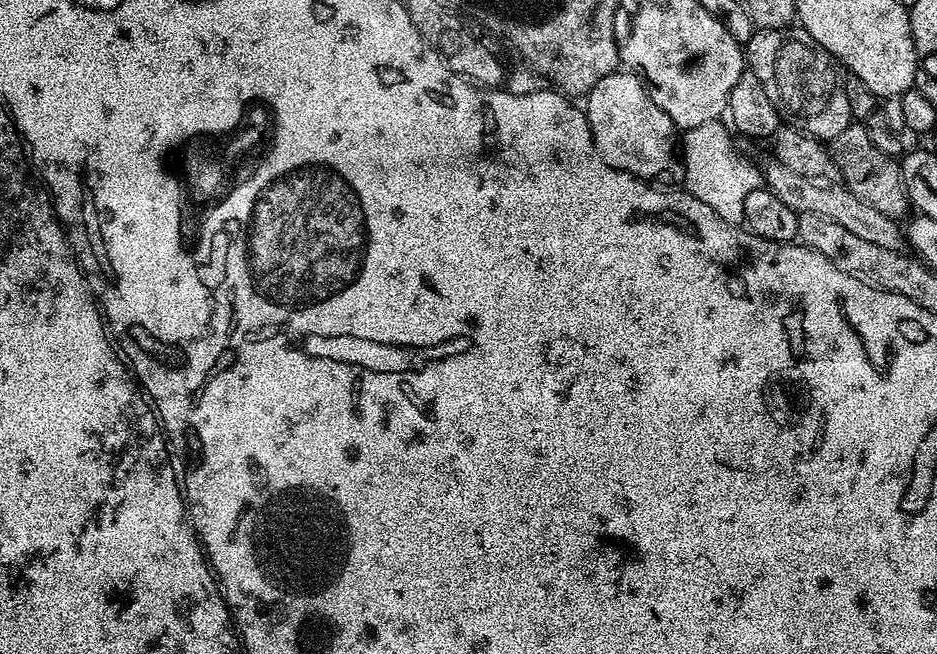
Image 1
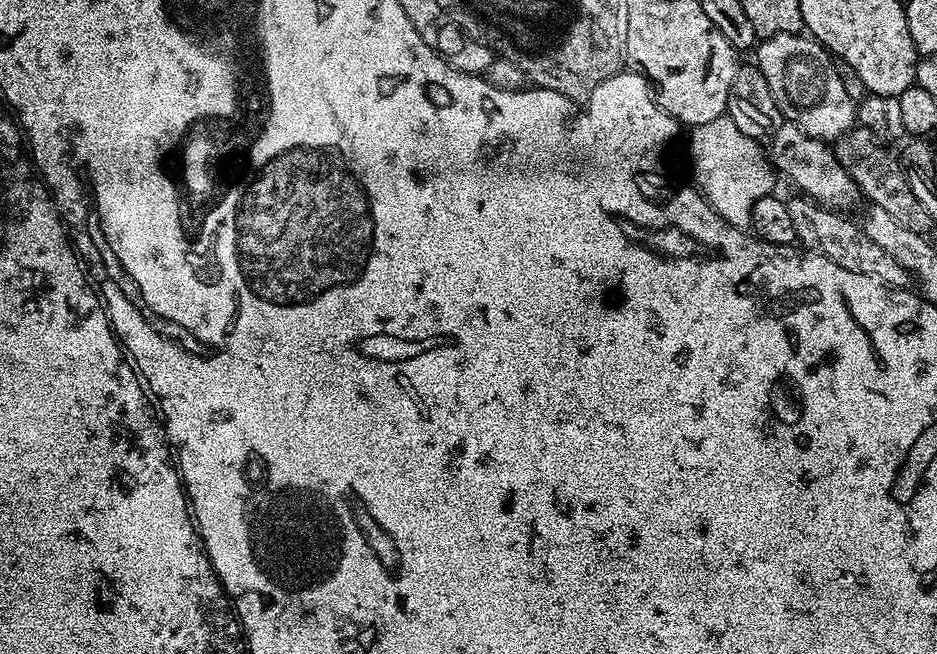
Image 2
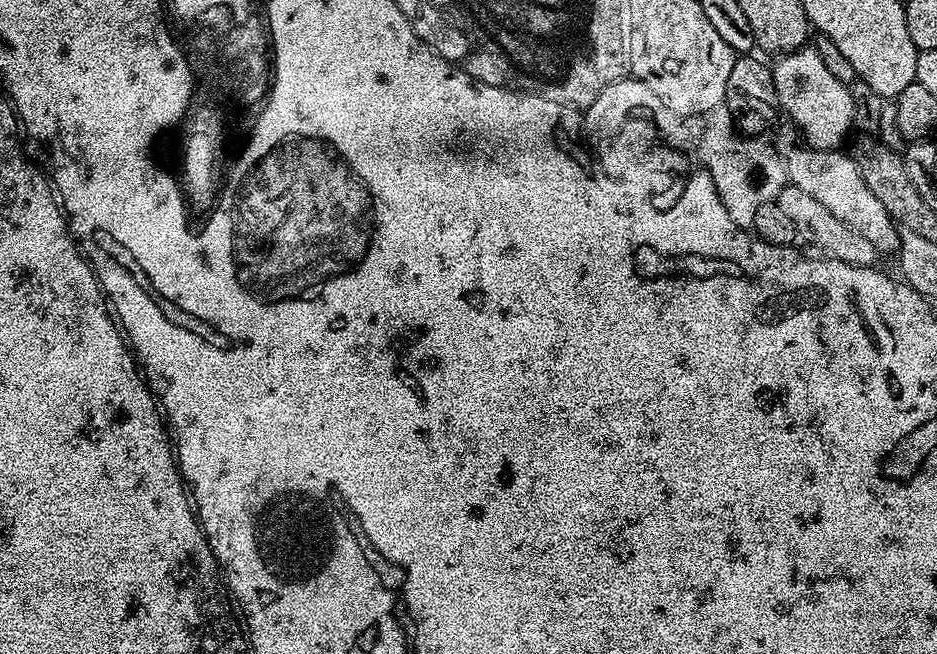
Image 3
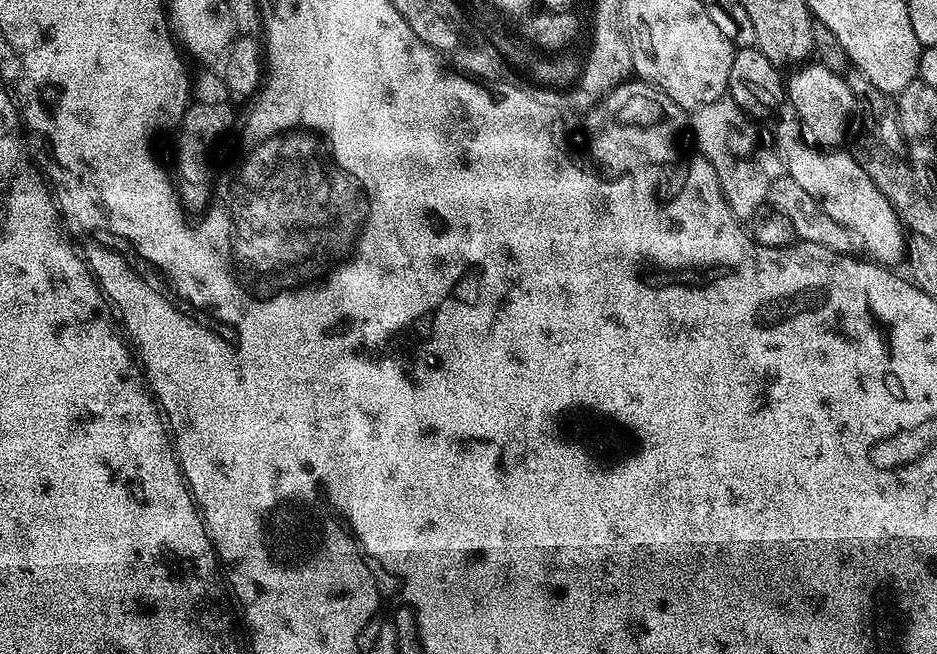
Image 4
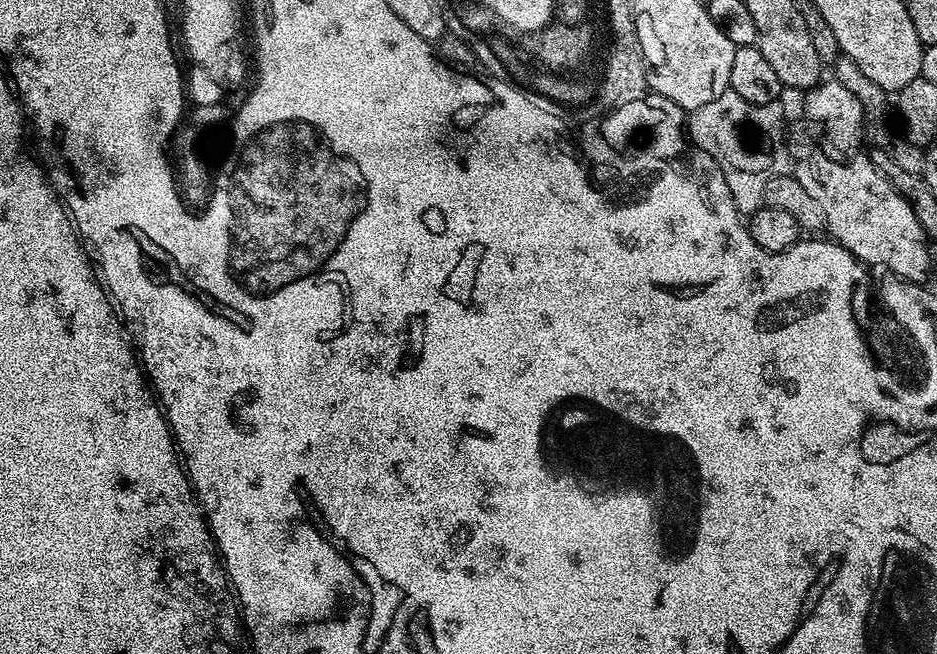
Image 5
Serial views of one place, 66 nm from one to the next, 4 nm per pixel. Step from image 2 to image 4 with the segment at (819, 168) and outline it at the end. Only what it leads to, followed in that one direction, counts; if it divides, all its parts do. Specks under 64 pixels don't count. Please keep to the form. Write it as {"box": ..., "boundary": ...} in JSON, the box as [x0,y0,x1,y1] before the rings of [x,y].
{"box":[774,114,906,266],"boundary":[[[788,114],[774,127],[774,143],[787,175],[794,178],[852,236],[853,241],[865,248],[867,255],[881,266],[896,266],[906,256],[906,229],[894,206],[870,180],[870,174],[858,166],[858,162],[848,150],[821,150],[804,141],[800,121]]]}

